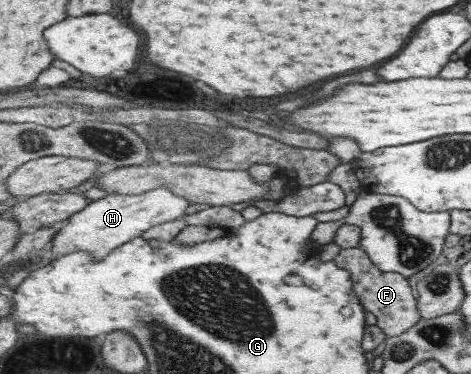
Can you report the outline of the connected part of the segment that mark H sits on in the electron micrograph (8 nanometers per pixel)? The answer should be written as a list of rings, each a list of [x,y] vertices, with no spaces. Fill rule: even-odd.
[[[160,187],[139,195],[109,194],[87,204],[85,209],[66,219],[66,224],[55,234],[51,253],[53,258],[59,259],[63,255],[77,251],[88,251],[94,259],[103,259],[123,244],[141,237],[151,227],[182,218],[190,203],[185,197],[181,197],[175,190],[168,187]]]

